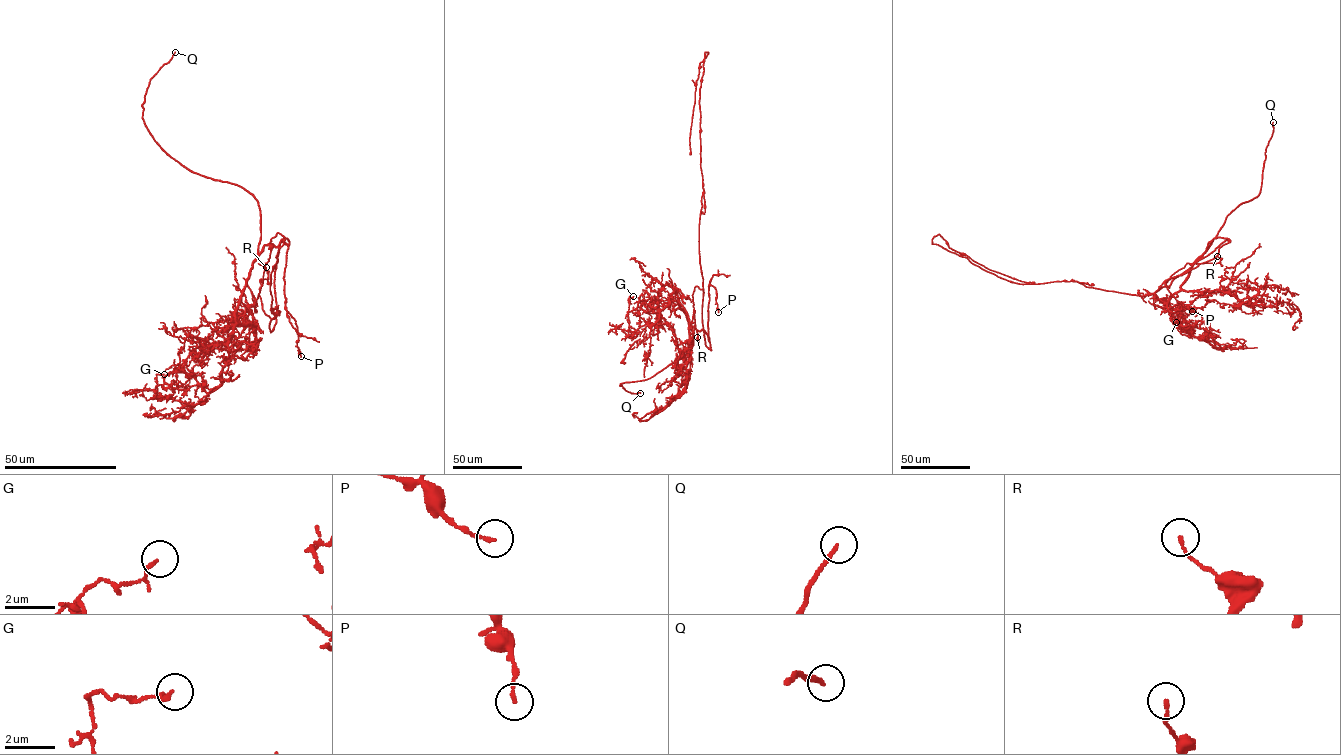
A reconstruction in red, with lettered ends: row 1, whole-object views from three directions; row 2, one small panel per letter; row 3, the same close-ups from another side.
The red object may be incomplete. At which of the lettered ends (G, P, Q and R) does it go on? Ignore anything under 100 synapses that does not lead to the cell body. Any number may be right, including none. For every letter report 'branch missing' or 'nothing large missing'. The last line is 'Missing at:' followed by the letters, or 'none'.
G: nothing large missing
P: nothing large missing
Q: branch missing
R: nothing large missing
Missing at: Q

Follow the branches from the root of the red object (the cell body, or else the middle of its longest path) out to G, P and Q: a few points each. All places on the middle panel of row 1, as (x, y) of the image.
G: (702, 277), (711, 350), (673, 287), (658, 321), (636, 329), (627, 314), (633, 296)
P: (702, 277), (702, 323), (705, 345), (710, 349), (709, 283), (716, 290), (718, 312)
Q: (702, 277), (711, 350), (705, 332), (691, 326), (685, 355), (620, 384), (640, 393)

